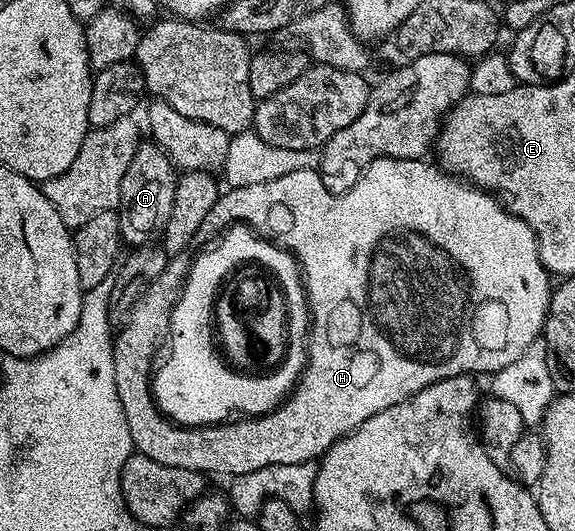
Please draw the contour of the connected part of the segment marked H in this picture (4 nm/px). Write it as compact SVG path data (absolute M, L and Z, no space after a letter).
M386 158L374 160L367 167L366 173L359 177L359 182L352 186L350 192L327 191L320 177L313 174L312 169L306 168L305 170L293 170L293 174L289 174L285 178L273 178L271 184L241 186L237 190L227 190L222 193L221 199L215 203L215 208L209 210L205 222L201 222L198 239L200 241L214 241L217 234L224 231L225 226L253 226L254 231L261 234L265 240L272 241L280 248L287 249L295 257L302 271L307 302L310 304L307 364L304 366L303 375L296 384L294 391L274 411L190 430L184 430L178 424L169 422L160 413L159 407L152 397L153 363L151 364L151 352L158 350L159 336L166 337L168 335L168 320L170 320L171 312L178 302L179 293L186 282L187 272L190 270L192 263L192 257L187 254L170 257L165 270L161 270L159 279L151 283L151 287L135 303L133 311L126 317L125 325L127 324L127 328L121 329L120 332L118 329L117 343L113 348L115 353L115 377L119 383L121 410L125 410L127 415L129 434L135 440L135 452L138 455L151 456L153 462L161 462L169 466L177 466L181 470L193 470L204 474L210 474L210 472L238 474L249 470L261 470L263 464L305 462L312 458L322 457L323 453L332 448L343 435L352 432L358 424L365 422L368 416L377 414L382 408L397 406L399 400L409 398L417 390L425 390L425 386L429 386L446 376L470 376L480 374L479 372L487 372L486 374L500 372L505 366L517 362L517 358L521 358L521 354L525 354L525 350L529 350L529 346L536 343L537 337L543 330L543 321L547 319L547 311L553 291L553 280L545 271L541 262L533 230L520 216L508 211L492 193L480 190L454 174L448 174L438 166L430 168L426 164L427 162L423 158L418 160L388 160Z

